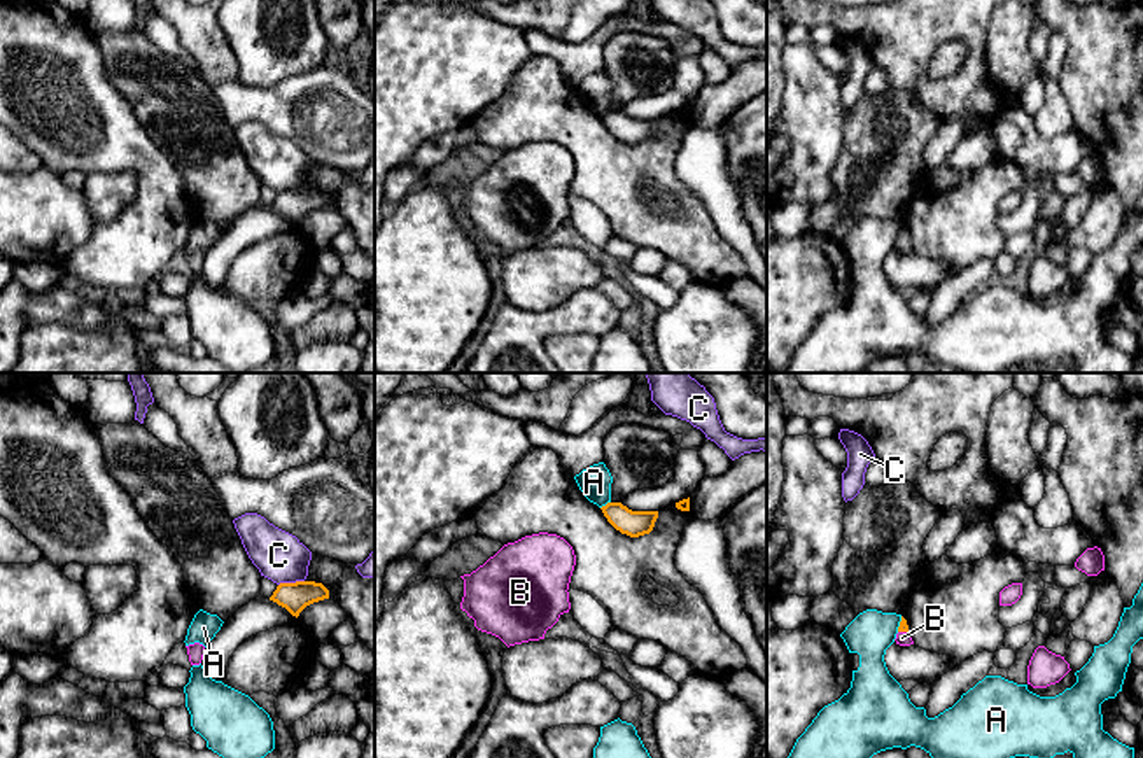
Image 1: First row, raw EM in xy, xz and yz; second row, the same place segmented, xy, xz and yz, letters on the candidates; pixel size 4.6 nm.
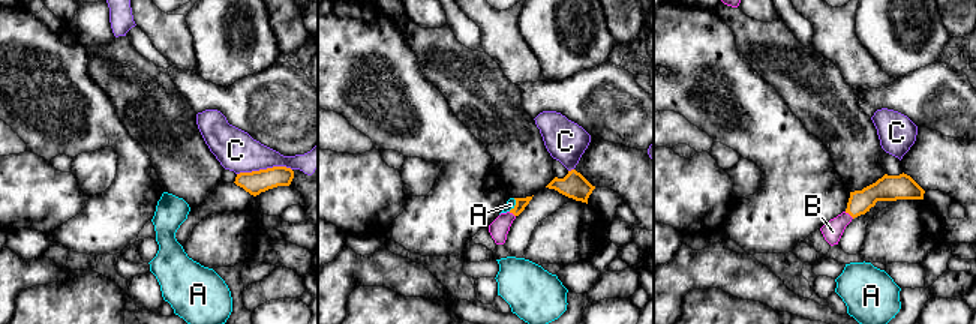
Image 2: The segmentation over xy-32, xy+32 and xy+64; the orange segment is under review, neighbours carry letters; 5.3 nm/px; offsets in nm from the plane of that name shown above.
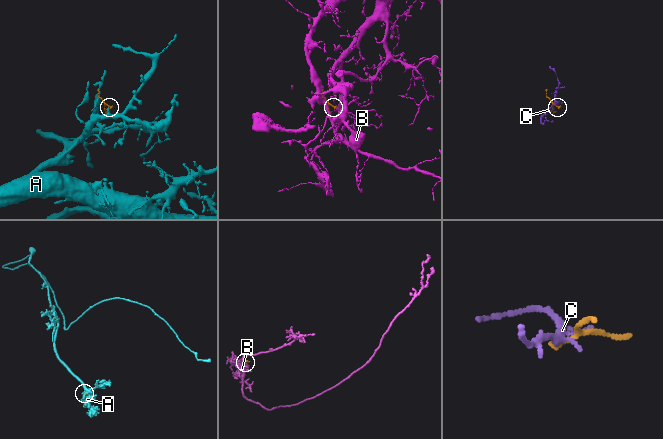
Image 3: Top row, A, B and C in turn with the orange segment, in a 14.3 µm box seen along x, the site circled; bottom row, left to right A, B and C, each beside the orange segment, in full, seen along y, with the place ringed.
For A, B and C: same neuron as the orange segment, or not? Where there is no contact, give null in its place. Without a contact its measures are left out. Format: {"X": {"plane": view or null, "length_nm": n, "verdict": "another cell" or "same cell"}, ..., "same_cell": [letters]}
{"A": {"plane": "xz", "length_nm": 60, "verdict": "another cell"}, "B": {"plane": "yz", "length_nm": 50, "verdict": "same cell"}, "C": {"plane": "xy", "length_nm": 120, "verdict": "another cell"}, "same_cell": ["B"]}

